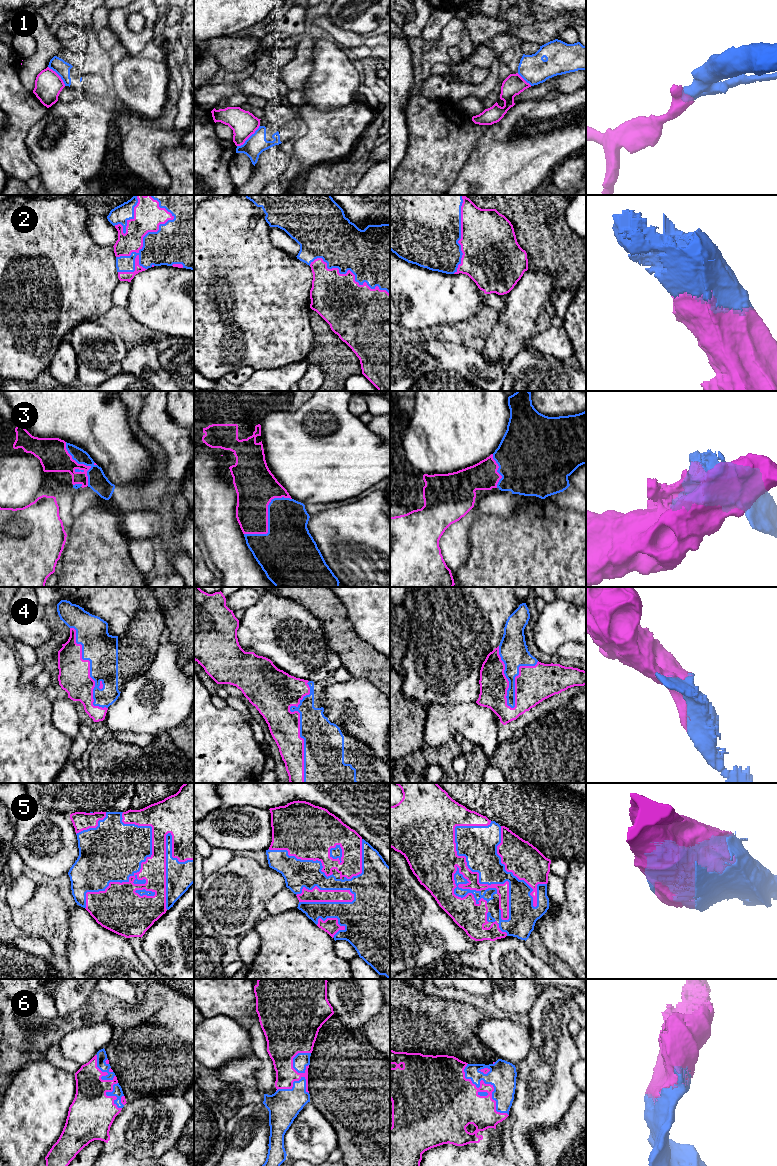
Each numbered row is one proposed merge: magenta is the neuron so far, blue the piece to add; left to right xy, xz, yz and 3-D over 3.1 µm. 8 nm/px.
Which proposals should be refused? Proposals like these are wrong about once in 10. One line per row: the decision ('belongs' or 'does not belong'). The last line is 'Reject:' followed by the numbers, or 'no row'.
1: does not belong
2: belongs
3: belongs
4: belongs
5: belongs
6: belongs
Reject: 1

